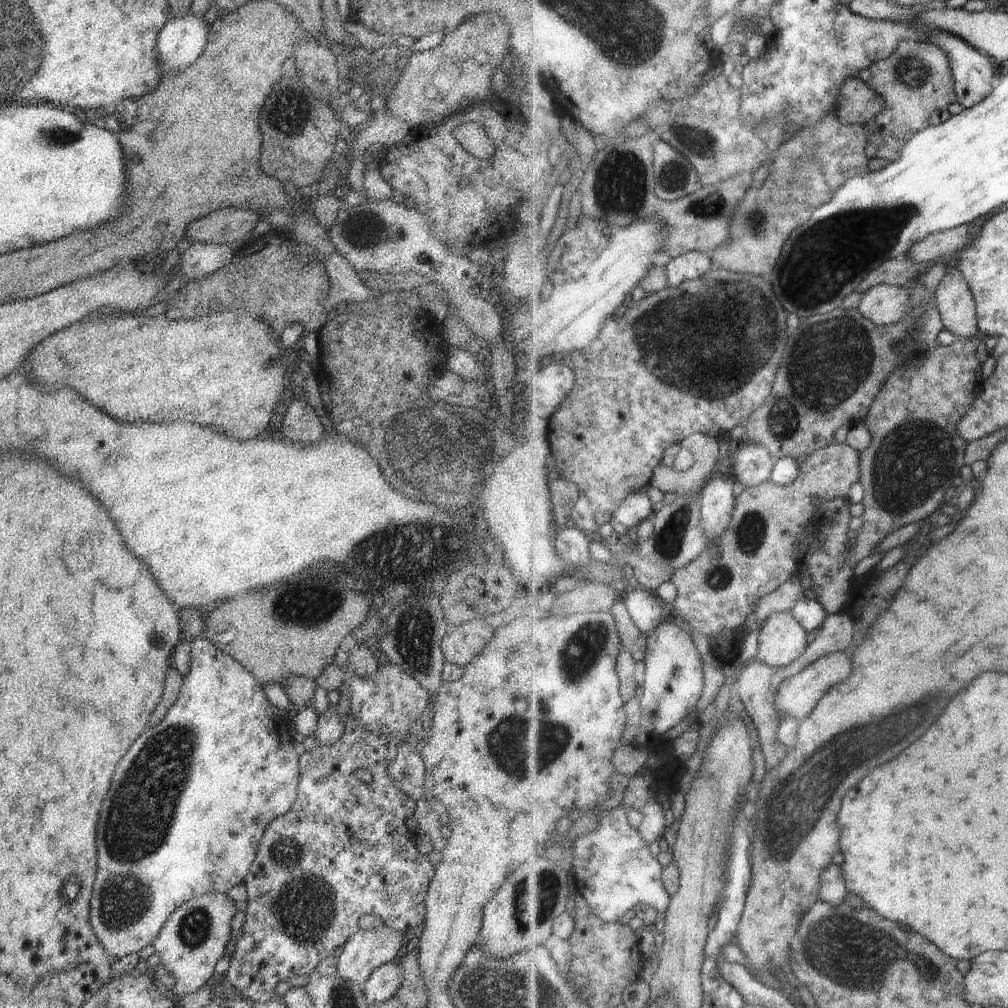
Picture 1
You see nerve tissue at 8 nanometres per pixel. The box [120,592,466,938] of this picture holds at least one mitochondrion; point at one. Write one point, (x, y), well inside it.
(416, 635)

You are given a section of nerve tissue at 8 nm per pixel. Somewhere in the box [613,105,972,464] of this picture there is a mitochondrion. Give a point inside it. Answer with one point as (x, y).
(693, 321)

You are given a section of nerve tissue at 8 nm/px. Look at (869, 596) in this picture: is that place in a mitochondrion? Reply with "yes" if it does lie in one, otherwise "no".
yes

